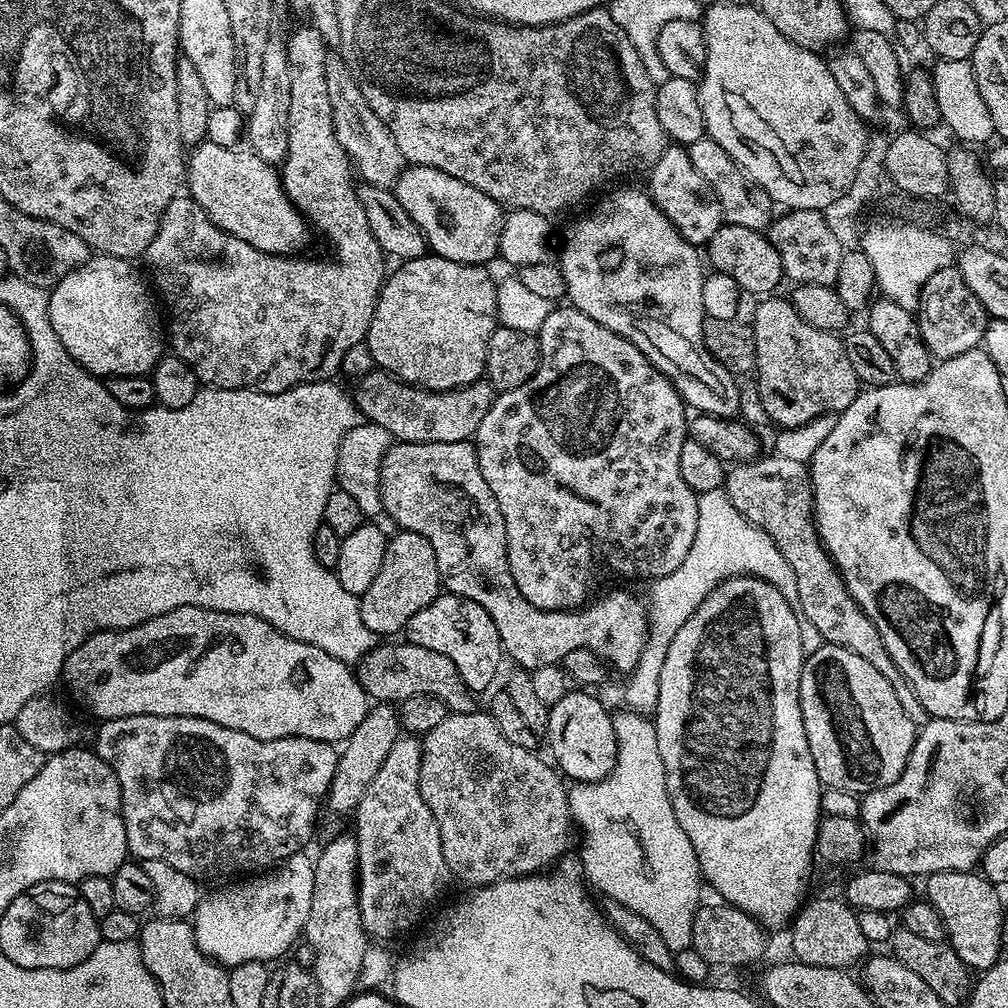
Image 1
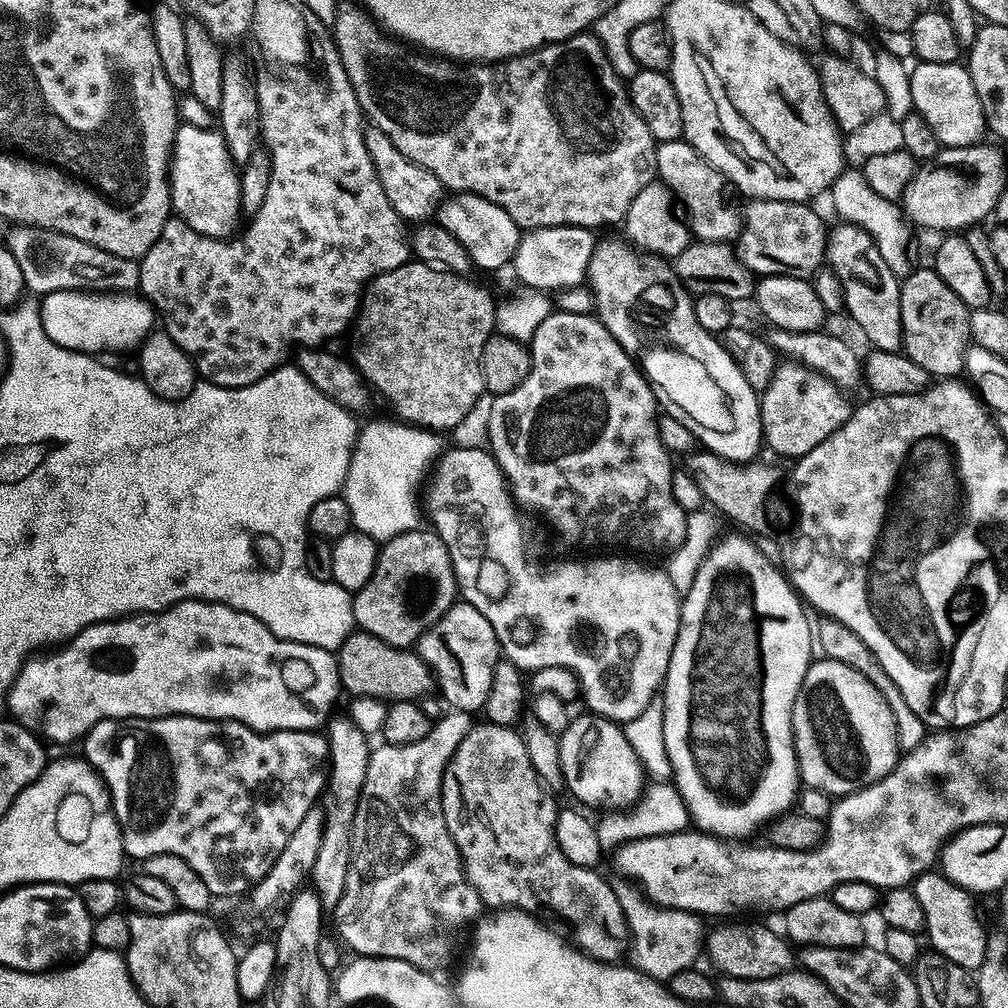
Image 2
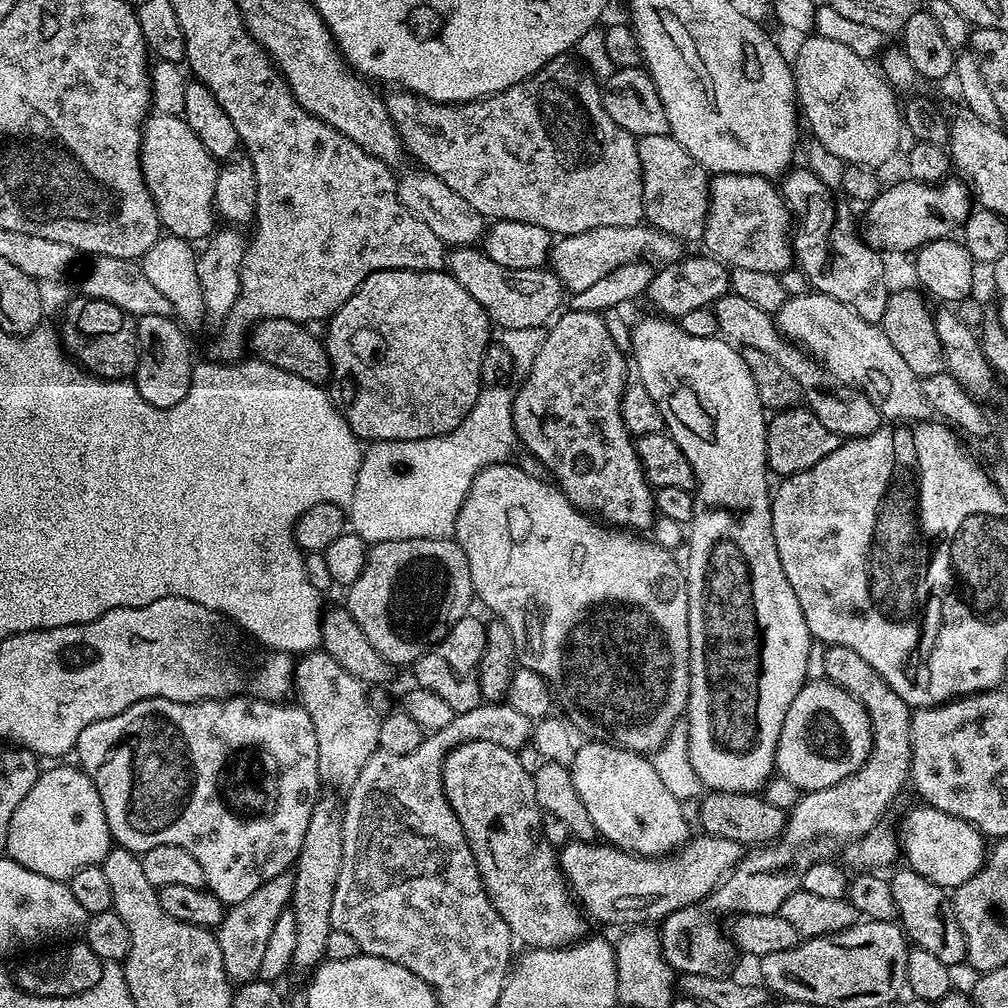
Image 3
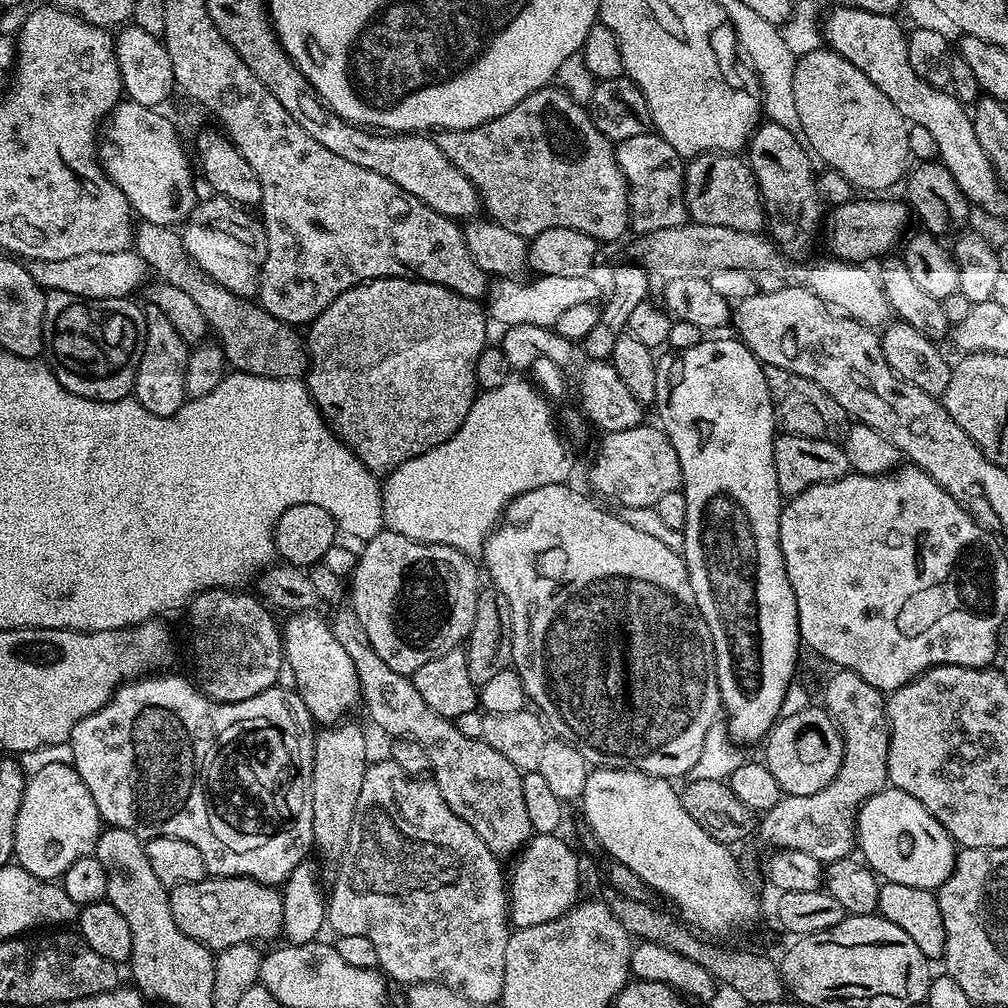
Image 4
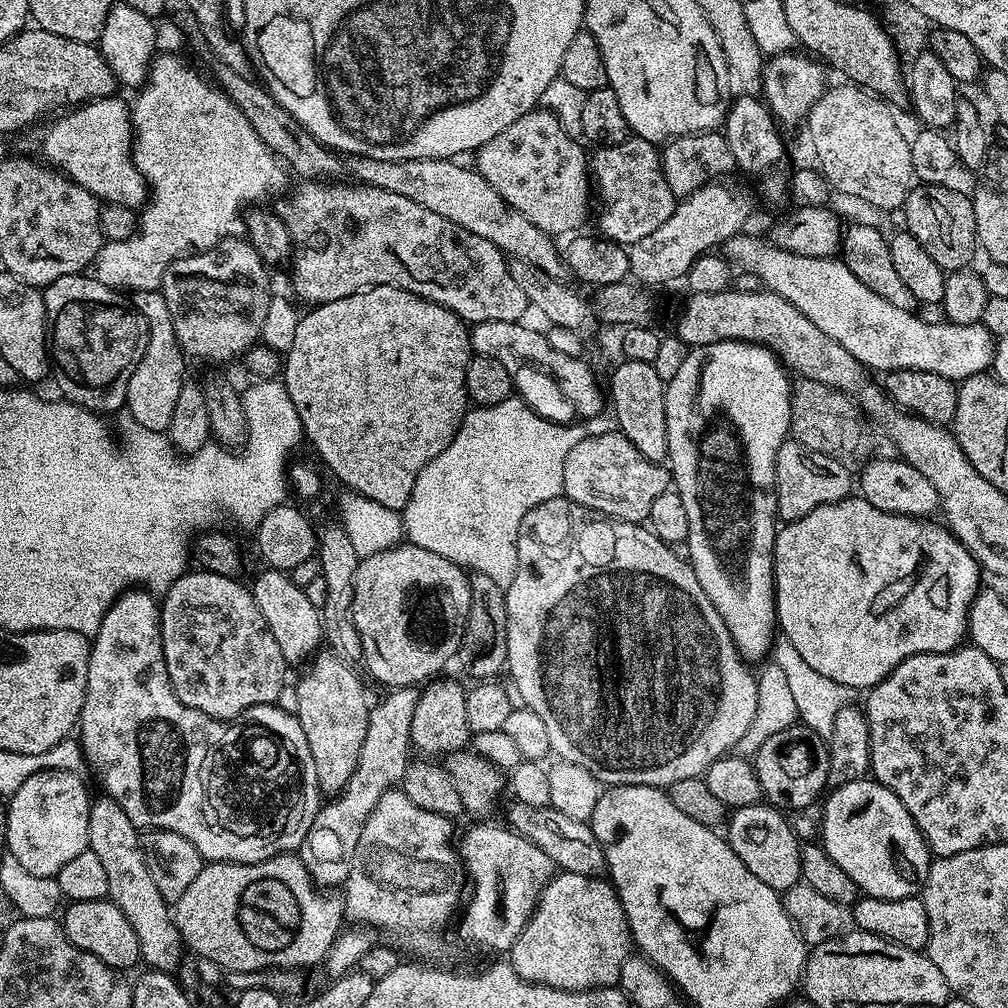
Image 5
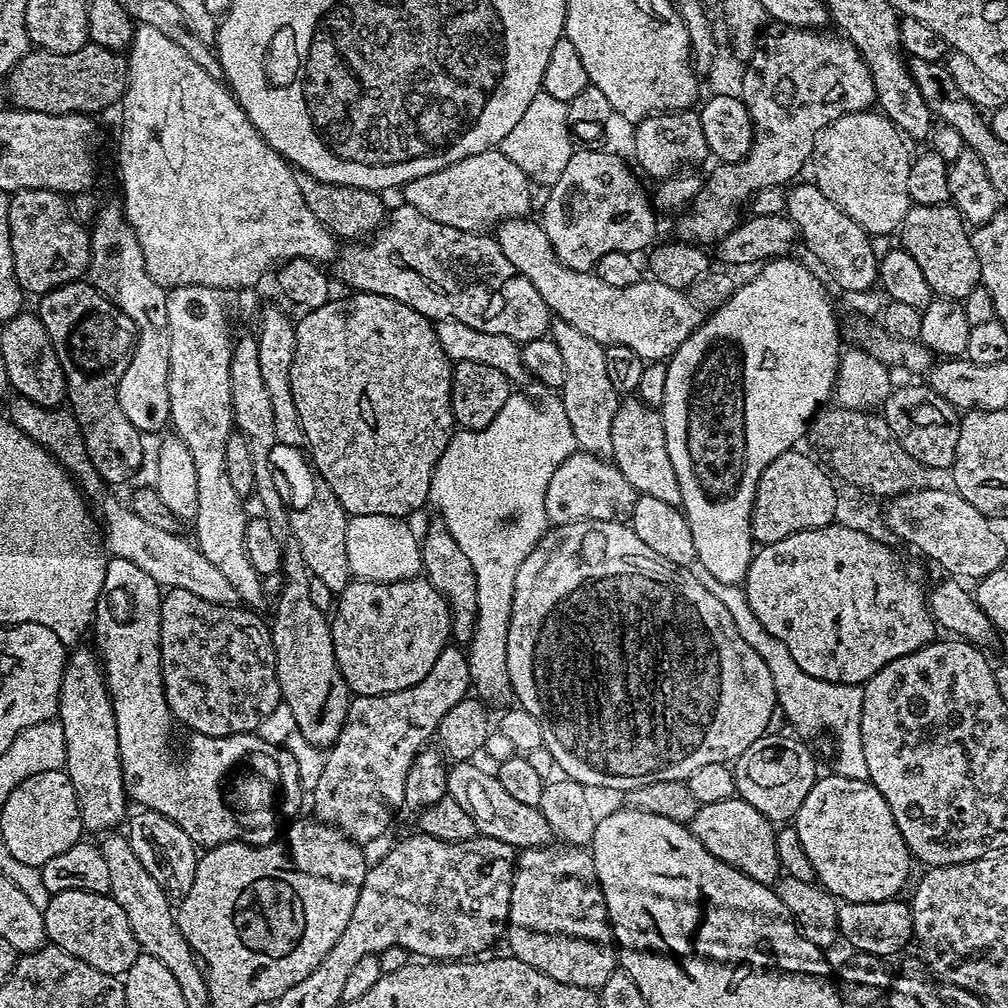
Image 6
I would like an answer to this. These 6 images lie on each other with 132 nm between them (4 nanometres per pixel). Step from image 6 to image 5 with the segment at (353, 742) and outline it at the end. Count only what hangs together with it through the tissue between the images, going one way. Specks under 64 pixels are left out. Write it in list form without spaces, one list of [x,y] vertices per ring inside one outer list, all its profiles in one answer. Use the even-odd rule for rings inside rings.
[[[415,687],[394,688],[384,695],[388,696],[382,697],[377,704],[375,701],[368,709],[366,736],[362,738],[362,750],[358,754],[354,774],[350,774],[350,782],[346,782],[339,794],[324,802],[328,804],[321,803],[317,807],[314,822],[310,822],[306,838],[298,845],[302,866],[306,866],[317,885],[343,885],[350,874],[354,850],[358,850],[358,838],[362,838],[362,826],[366,826],[366,818],[374,806],[378,806],[378,798],[382,798],[384,792],[395,789],[403,781],[404,772],[408,769],[410,726],[420,692]]]

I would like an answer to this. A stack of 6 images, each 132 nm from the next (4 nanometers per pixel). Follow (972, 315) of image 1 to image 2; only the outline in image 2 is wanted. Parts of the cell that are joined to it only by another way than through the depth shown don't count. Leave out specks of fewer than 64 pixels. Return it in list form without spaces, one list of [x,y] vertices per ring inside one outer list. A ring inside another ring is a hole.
[[[935,267],[920,268],[909,271],[900,282],[900,305],[902,306],[902,330],[904,331],[904,342],[902,345],[903,355],[908,356],[922,370],[926,370],[932,378],[956,378],[964,371],[964,358],[966,350],[970,346],[972,335],[970,334],[970,309],[964,305],[962,298],[938,278]]]

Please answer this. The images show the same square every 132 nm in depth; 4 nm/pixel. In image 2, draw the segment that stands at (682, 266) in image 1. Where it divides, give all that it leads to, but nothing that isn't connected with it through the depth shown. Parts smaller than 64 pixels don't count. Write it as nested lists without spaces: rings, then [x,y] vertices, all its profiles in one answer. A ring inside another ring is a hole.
[[[601,239],[590,258],[586,284],[596,299],[595,313],[598,319],[634,357],[659,399],[668,403],[667,411],[685,424],[703,451],[712,452],[735,464],[755,461],[756,451],[762,448],[764,435],[760,425],[758,392],[751,388],[750,382],[746,382],[742,370],[734,358],[730,358],[723,343],[713,333],[702,330],[698,314],[694,314],[696,301],[692,293],[680,283],[673,265],[663,256],[645,254],[623,239],[620,240]]]

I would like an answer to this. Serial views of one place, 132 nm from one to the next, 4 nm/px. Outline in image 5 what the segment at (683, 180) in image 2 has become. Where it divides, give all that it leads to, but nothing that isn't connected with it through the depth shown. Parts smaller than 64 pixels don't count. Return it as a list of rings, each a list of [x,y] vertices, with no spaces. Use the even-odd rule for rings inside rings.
[[[629,138],[618,146],[596,148],[590,156],[590,176],[594,181],[594,188],[600,191],[600,232],[605,240],[613,240],[615,244],[629,245],[638,242],[638,238],[646,238],[670,218],[670,214],[677,206],[678,198],[670,190],[664,172],[660,169],[657,145],[648,140]]]

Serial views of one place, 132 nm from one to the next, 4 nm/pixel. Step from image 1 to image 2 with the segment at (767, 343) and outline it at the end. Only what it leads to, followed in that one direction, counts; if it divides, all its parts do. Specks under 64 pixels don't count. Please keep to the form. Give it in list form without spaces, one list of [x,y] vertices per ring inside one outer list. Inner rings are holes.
[[[795,362],[777,363],[769,385],[759,397],[763,443],[767,447],[769,444],[778,455],[791,458],[810,454],[818,442],[826,442],[850,418],[853,409],[851,403],[844,401],[845,393],[838,384]]]

